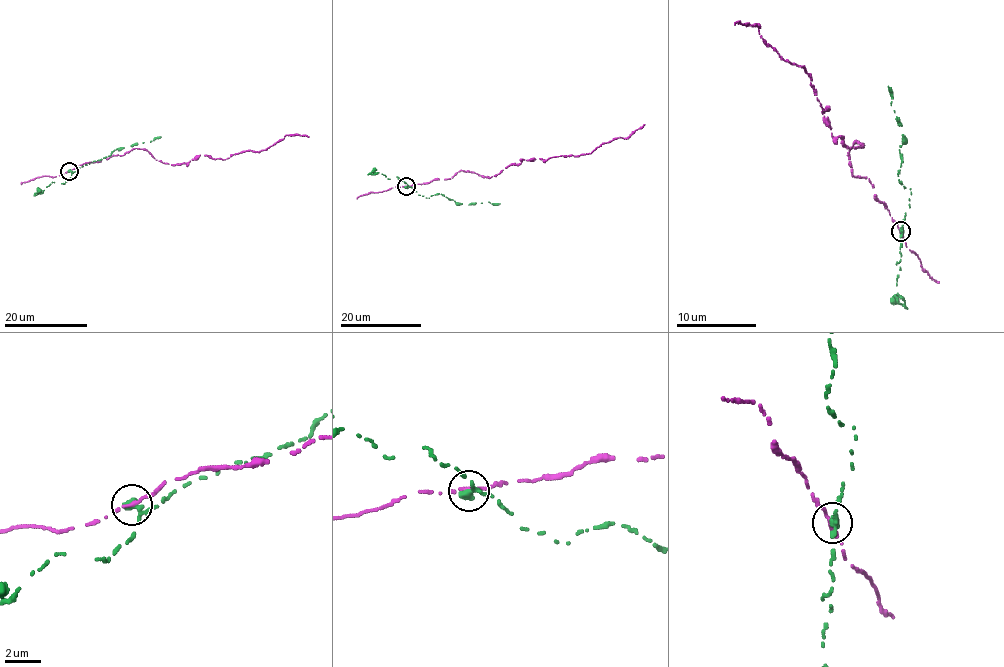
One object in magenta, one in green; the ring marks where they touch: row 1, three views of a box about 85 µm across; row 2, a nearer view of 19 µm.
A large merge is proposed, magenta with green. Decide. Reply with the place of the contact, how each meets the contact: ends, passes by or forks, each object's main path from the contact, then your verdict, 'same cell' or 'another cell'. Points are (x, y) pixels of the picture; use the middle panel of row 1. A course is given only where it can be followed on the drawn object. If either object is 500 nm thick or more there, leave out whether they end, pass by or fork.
place (406, 186); magenta ends; green passes by; course magenta (407, 186), (450, 179), (458, 171), (490, 178), (524, 159), (590, 154), (601, 144), (628, 138), (644, 124); course green (407, 186), (426, 198), (442, 194), (457, 203), (499, 204); another cell

